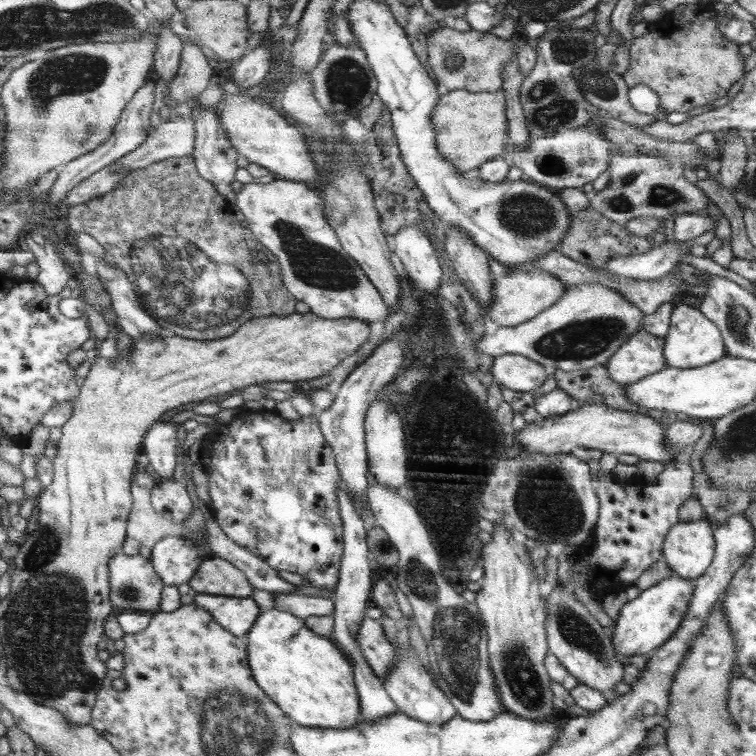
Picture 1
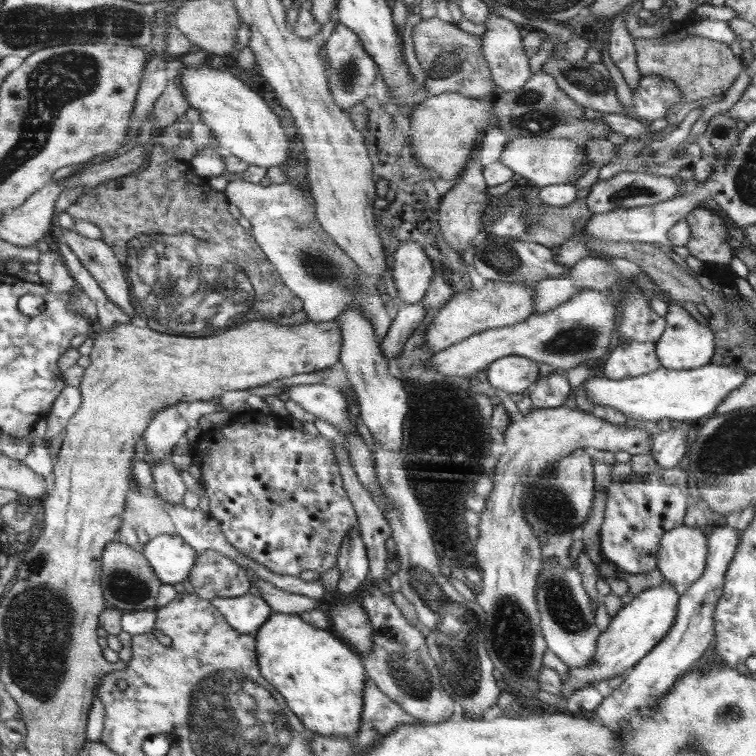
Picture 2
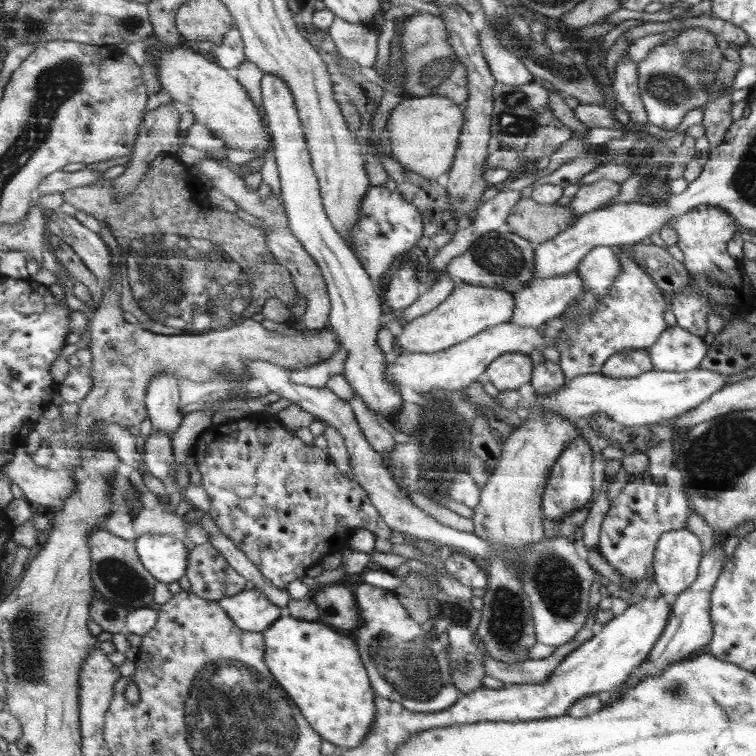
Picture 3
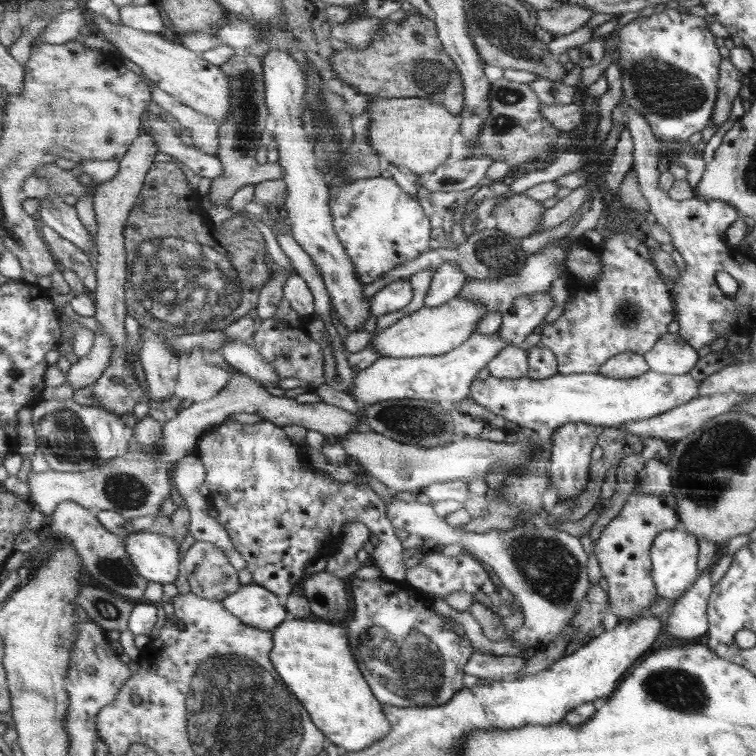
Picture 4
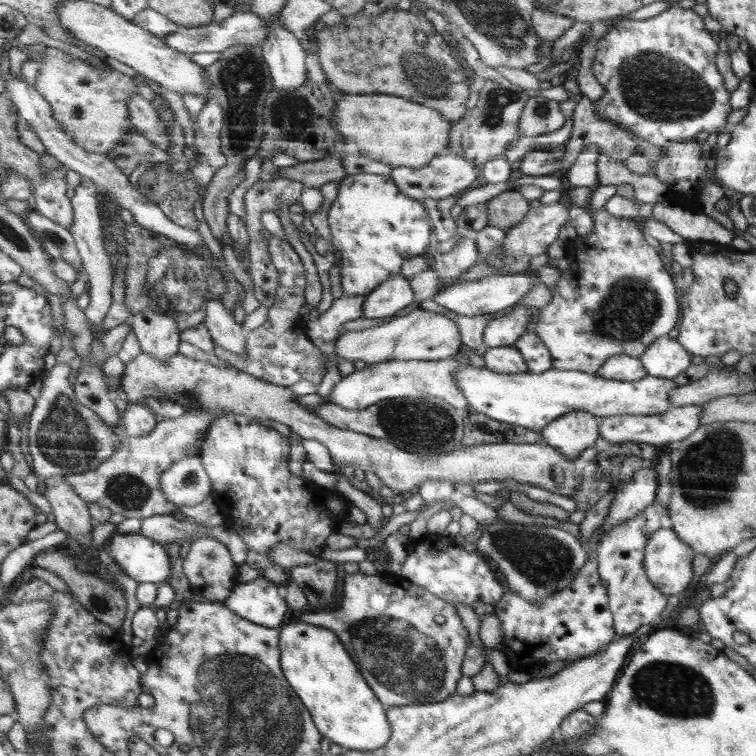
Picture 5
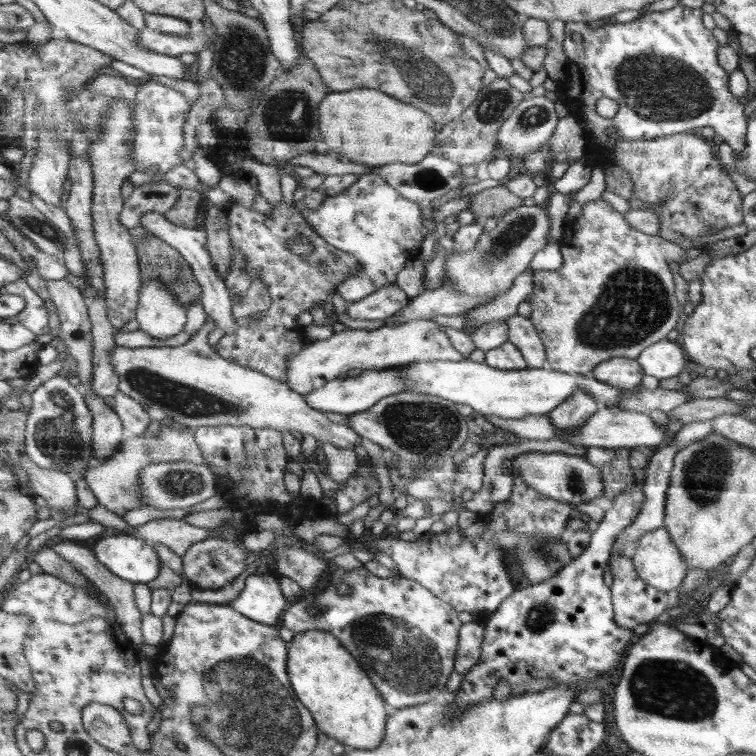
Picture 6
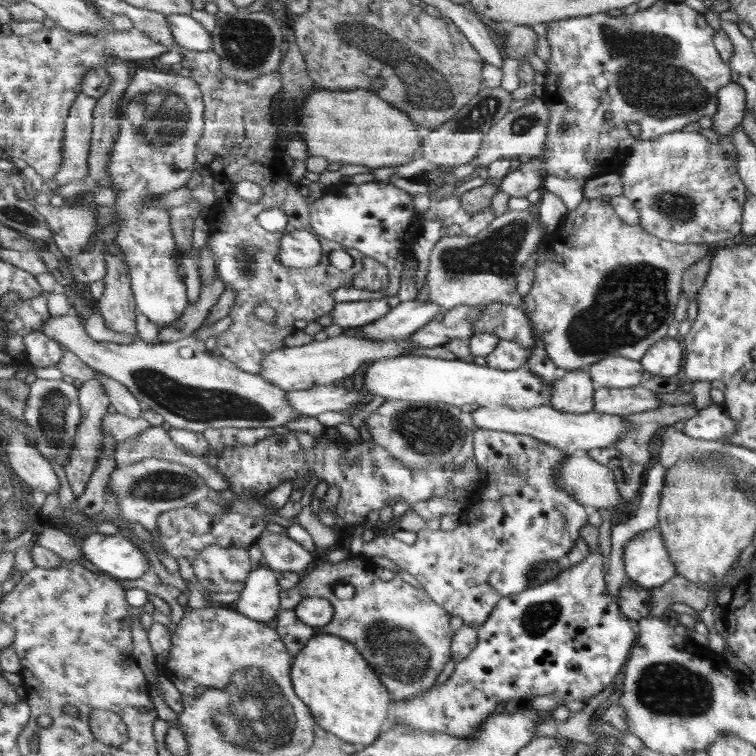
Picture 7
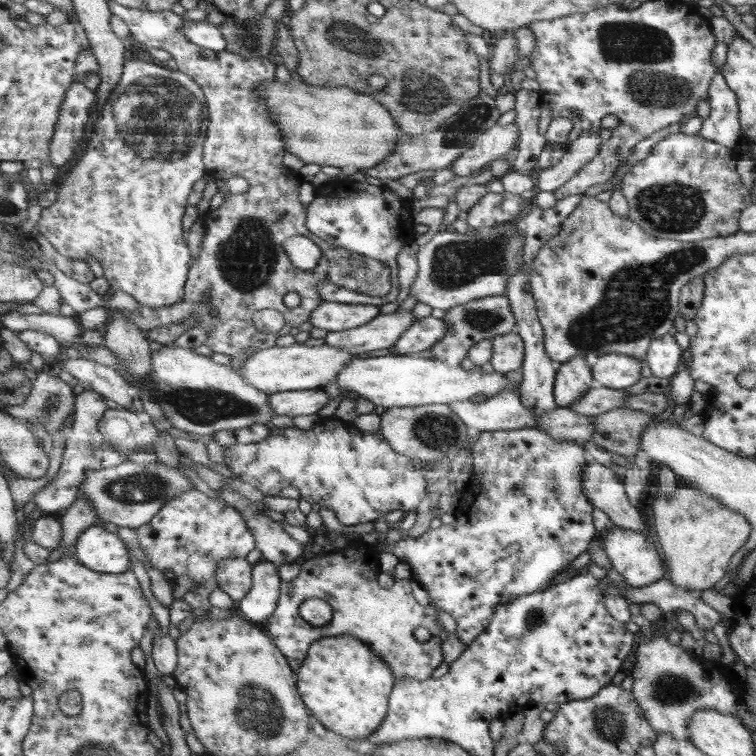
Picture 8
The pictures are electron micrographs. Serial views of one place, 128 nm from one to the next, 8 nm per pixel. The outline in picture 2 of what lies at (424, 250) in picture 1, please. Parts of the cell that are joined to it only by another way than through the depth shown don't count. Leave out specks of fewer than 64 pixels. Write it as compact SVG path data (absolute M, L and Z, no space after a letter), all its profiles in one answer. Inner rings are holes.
M402 241L393 256L393 280L406 304L419 303L434 278L434 266L420 243Z

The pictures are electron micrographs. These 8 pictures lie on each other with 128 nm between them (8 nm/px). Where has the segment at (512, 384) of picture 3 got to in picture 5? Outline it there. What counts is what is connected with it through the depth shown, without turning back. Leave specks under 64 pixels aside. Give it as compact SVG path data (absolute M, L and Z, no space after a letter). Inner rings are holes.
M514 345L488 348L481 357L486 363L485 368L490 371L500 374L520 374L529 372L528 364L525 362L524 356Z

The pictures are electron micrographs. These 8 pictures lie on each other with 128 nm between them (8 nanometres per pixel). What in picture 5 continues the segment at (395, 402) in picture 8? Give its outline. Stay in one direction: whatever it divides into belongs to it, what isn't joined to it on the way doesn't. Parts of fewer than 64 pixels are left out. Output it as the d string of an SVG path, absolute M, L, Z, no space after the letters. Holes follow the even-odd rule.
M472 366L456 371L454 383L466 397L467 404L487 417L518 425L534 432L546 429L556 418L572 410L586 410L594 416L659 415L670 405L670 392L678 388L674 379L655 377L647 373L637 381L602 378L576 370L555 370L542 373L500 374Z

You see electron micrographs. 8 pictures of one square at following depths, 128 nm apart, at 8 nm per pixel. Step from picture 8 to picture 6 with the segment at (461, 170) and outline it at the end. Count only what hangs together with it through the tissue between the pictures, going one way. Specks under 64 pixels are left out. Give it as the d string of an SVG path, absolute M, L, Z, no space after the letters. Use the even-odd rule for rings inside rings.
M527 96L526 99L510 114L510 117L503 123L501 130L498 130L497 149L508 151L509 155L528 156L538 152L546 146L548 140L554 134L559 121L556 115L555 102L543 96Z

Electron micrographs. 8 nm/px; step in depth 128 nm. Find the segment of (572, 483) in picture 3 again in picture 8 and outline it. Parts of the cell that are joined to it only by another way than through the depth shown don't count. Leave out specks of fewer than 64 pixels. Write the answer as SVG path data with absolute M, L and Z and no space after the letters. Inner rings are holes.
M578 356L562 363L556 372L554 398L560 407L572 406L592 388L592 370L585 359Z

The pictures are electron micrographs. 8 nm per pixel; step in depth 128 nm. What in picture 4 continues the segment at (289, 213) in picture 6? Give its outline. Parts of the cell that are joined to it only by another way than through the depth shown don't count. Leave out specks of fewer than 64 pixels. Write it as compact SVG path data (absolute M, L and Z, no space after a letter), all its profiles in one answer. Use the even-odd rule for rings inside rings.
M282 299L276 312L270 318L262 320L260 327L249 341L259 354L276 368L280 378L300 378L313 384L313 388L324 384L324 356L320 344L310 338L305 322L290 308L288 300Z

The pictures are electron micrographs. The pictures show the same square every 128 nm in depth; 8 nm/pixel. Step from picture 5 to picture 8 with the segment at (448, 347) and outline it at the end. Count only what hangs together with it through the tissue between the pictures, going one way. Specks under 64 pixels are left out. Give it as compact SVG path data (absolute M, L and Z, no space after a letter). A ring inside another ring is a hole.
M304 343L273 346L258 349L254 353L242 368L238 368L238 373L242 374L250 385L270 393L322 388L337 378L338 372L350 366L355 358L350 351L330 346L328 343L312 347Z

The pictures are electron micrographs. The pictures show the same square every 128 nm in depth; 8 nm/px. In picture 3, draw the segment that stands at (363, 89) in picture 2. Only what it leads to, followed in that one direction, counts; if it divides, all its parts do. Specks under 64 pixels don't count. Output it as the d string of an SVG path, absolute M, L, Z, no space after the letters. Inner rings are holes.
M340 17L326 30L334 40L334 46L342 58L354 60L360 68L372 68L376 63L380 28L352 24Z

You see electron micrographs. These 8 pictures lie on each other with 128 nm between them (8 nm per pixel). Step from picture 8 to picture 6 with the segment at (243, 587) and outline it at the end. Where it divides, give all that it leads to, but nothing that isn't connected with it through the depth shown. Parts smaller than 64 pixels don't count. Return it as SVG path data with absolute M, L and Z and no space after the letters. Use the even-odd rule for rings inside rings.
M219 537L192 544L182 559L185 576L200 590L217 591L238 578L246 568L242 548Z

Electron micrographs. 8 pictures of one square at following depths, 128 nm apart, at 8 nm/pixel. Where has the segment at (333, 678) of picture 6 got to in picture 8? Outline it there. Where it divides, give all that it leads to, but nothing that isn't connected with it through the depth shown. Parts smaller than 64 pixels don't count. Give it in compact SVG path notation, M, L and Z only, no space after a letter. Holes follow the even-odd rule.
M349 635L314 641L310 658L298 667L298 694L326 729L346 738L364 739L385 722L388 694L396 684L393 671L360 639Z

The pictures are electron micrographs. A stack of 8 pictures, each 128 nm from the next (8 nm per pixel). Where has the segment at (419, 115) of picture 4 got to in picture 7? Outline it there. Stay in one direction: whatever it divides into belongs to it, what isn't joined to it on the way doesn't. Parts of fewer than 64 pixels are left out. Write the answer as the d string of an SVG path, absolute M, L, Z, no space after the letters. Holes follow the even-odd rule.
M322 88L316 90L307 98L306 106L301 113L300 124L304 128L302 140L309 147L308 156L322 156L330 163L356 164L369 168L407 164L418 158L425 132L419 124L415 124L414 119L411 119L407 112L390 106L372 90L330 91Z

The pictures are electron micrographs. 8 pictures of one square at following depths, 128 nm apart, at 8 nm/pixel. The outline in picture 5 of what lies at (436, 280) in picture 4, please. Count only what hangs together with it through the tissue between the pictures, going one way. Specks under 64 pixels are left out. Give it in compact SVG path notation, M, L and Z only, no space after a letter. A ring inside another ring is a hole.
M474 234L460 238L449 252L435 254L433 270L440 280L437 294L458 284L460 276L477 263L477 258L478 250Z

